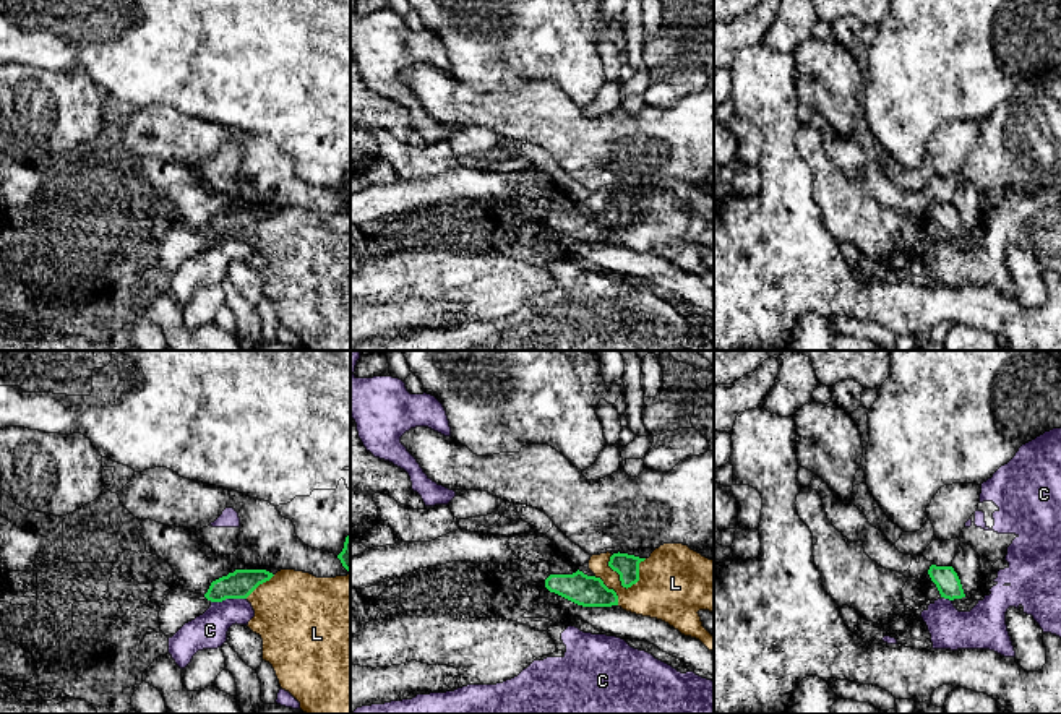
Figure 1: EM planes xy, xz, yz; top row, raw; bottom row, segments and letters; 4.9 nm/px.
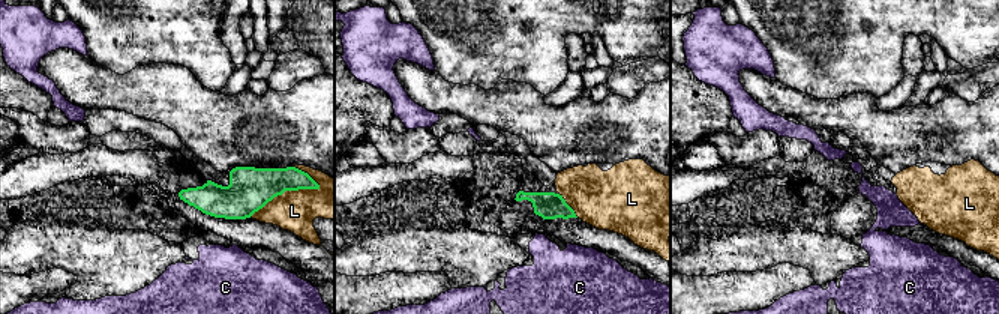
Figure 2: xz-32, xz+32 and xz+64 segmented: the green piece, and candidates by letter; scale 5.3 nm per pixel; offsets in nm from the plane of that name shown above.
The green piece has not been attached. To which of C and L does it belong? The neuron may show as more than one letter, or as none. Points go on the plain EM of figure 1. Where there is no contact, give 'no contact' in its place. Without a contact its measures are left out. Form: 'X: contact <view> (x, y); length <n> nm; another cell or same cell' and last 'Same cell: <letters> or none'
C: contact xy (227, 234); length 180 nm; another cell
L: contact xz (630, 223); length 200 nm; another cell
Same cell: none

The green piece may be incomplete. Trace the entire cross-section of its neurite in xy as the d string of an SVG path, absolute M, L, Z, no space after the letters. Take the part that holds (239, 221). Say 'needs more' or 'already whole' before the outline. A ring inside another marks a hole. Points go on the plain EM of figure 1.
needs more; M235 206L211 219L204 232L183 226L172 226L159 248L161 268L172 274L185 260L203 252L213 239L247 235L260 221L274 211L266 206Z

